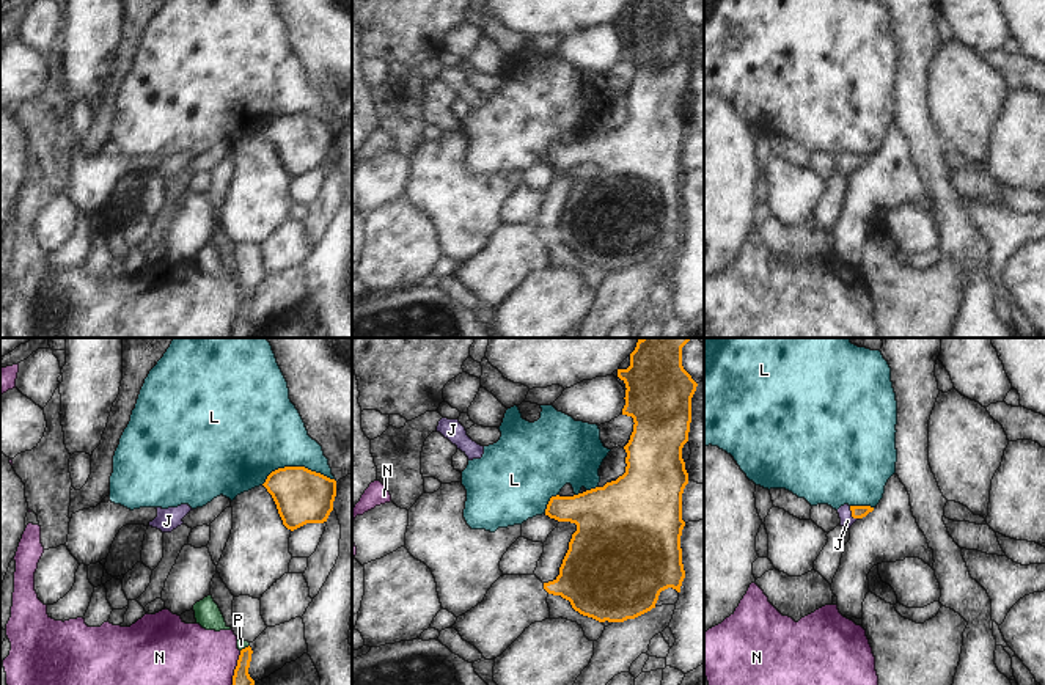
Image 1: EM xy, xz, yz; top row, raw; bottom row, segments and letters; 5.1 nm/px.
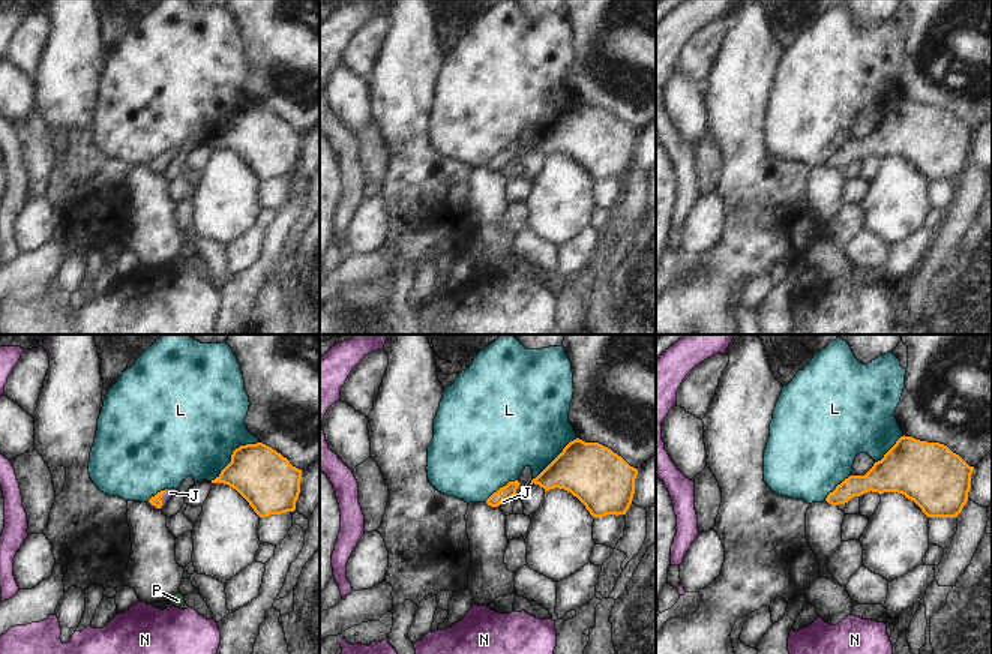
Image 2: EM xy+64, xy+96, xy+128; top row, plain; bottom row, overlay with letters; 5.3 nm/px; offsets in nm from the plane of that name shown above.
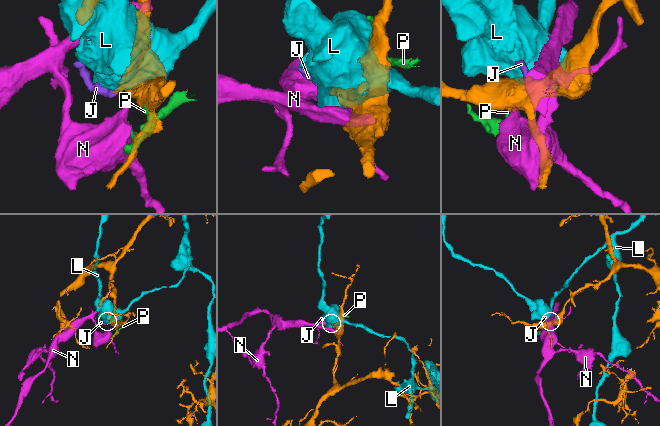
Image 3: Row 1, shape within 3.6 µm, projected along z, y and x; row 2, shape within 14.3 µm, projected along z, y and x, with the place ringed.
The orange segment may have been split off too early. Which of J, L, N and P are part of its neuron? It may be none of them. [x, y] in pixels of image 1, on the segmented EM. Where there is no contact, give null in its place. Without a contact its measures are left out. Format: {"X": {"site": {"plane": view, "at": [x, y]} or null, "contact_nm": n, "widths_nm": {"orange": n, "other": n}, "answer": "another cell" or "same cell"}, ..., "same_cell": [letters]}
{"J": {"site": {"plane": "yz", "at": [852, 514]}, "contact_nm": 90, "widths_nm": {"orange": 60, "other": 70}, "answer": "same cell"}, "L": {"site": {"plane": "xy", "at": [297, 467]}, "contact_nm": 380, "widths_nm": {"orange": 280, "other": 400}, "answer": "another cell"}, "N": {"site": {"plane": "xy", "at": [236, 668]}, "contact_nm": 180, "widths_nm": {"orange": 80, "other": 300}, "answer": "another cell"}, "P": {"site": {"plane": "xy", "at": [245, 648]}, "contact_nm": 60, "widths_nm": {"orange": 80, "other": 50}, "answer": "another cell"}, "same_cell": ["J"]}

